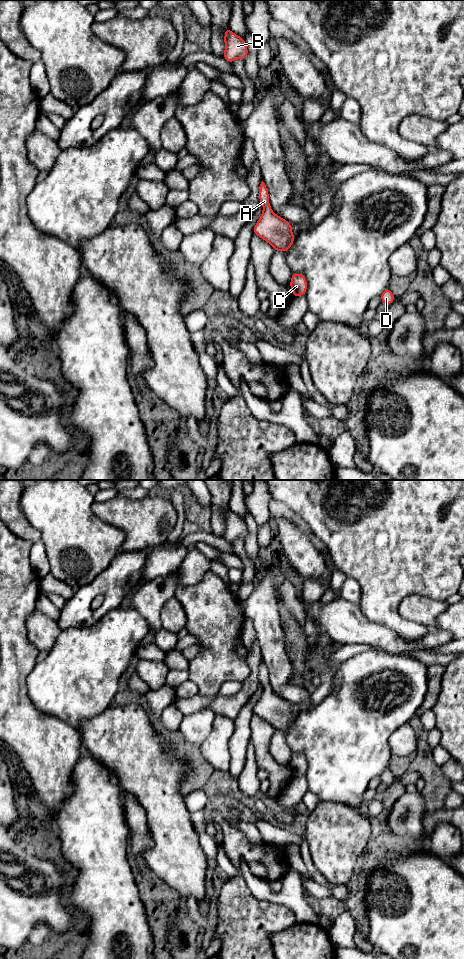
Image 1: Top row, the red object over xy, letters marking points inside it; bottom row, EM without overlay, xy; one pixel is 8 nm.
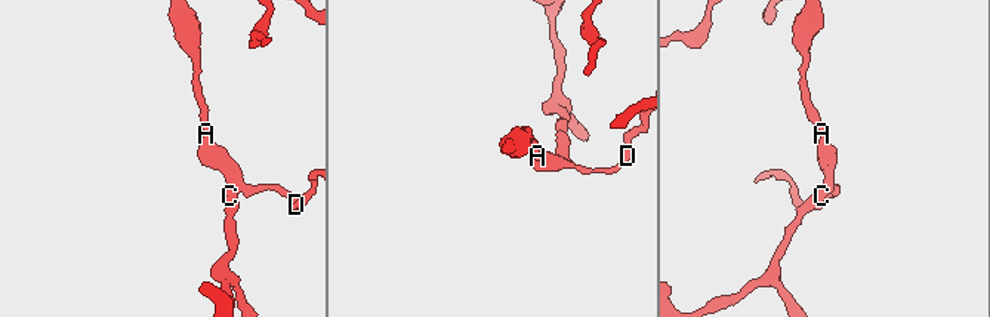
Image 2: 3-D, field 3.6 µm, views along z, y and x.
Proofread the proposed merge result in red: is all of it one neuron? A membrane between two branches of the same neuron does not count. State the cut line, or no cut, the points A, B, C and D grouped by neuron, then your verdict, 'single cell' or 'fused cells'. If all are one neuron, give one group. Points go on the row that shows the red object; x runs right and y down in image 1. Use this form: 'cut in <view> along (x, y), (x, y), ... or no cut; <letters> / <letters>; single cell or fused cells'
no cut; A B C D; single cell

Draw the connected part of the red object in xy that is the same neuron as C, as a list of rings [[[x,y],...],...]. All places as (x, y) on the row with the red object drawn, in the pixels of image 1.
[[[293,273],[289,285],[294,298],[305,295],[307,291],[307,280],[301,273]]]

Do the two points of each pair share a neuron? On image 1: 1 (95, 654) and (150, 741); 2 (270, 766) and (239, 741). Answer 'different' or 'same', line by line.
1: different
2: different

